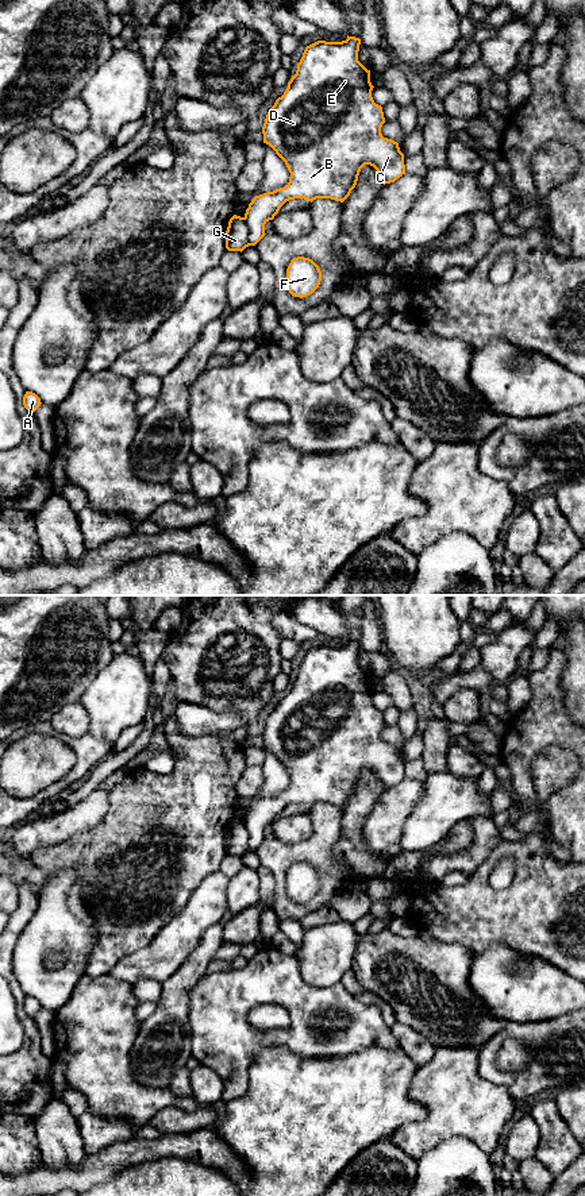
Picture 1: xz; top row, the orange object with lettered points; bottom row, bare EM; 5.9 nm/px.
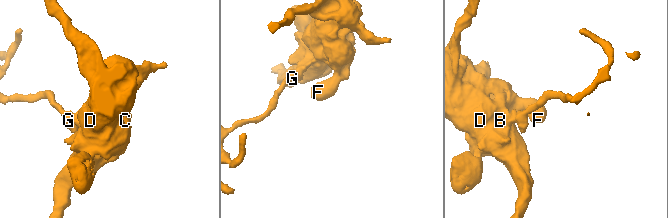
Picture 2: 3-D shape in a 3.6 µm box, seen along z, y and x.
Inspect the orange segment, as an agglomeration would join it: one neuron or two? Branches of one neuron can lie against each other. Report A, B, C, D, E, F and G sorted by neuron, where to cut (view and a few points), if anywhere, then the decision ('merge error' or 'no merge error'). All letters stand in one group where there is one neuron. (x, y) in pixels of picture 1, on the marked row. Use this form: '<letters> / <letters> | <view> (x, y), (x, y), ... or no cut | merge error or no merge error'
A G / B C D E F | xz (243, 218), (247, 226), (247, 246) | merge error

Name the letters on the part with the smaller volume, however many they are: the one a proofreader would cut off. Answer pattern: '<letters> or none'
A, G

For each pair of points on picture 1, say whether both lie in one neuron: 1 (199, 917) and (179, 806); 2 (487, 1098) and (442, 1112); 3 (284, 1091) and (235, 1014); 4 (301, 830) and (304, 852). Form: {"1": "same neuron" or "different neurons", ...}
{"1": "different neurons", "2": "same neuron", "3": "different neurons", "4": "different neurons"}

